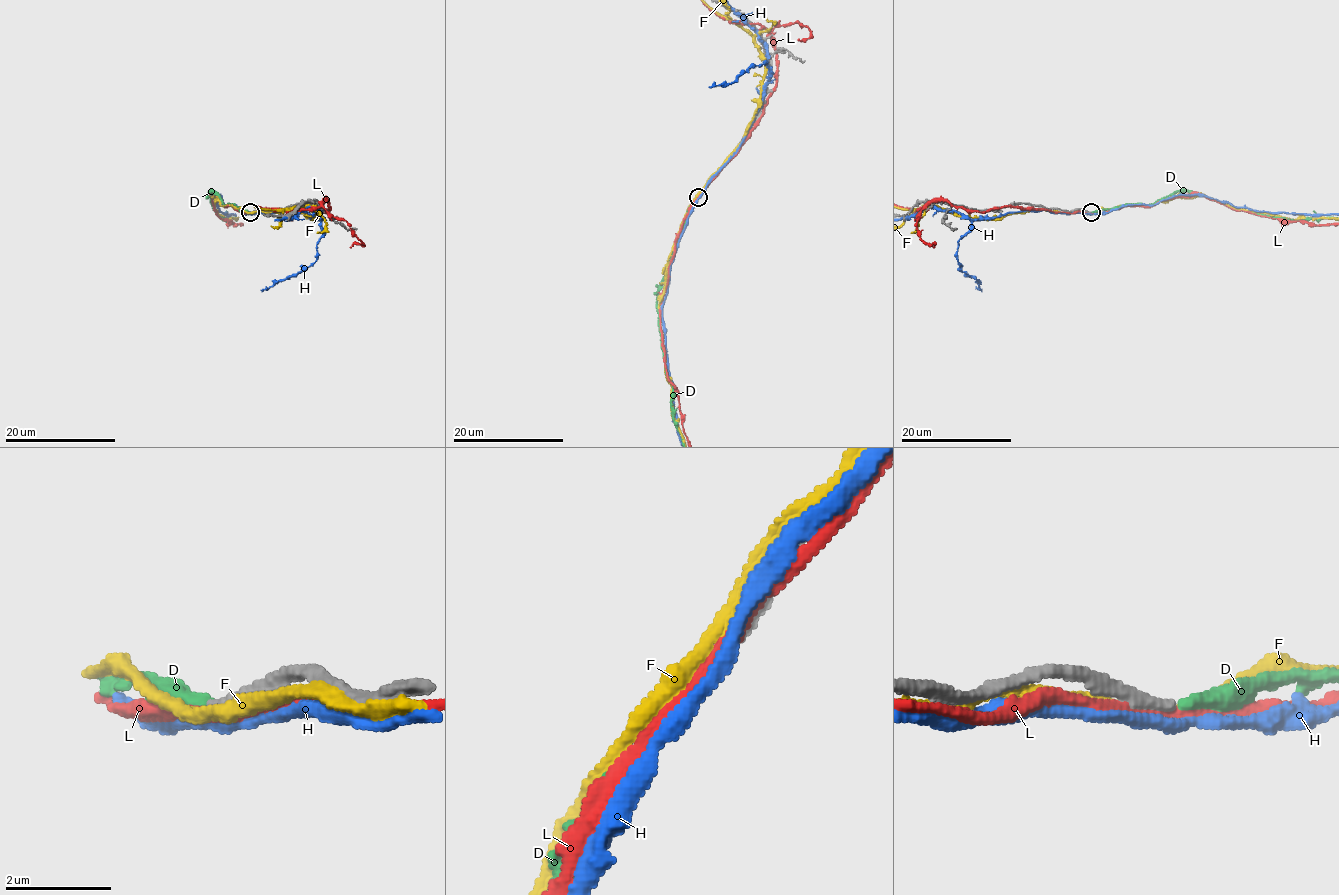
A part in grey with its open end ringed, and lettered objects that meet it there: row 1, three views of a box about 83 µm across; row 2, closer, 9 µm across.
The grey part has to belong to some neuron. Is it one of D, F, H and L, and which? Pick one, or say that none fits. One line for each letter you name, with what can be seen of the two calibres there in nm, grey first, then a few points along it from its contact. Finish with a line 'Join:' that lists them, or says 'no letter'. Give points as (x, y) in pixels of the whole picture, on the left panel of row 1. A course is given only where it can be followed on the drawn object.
D: 280/300 nm
Join: D

